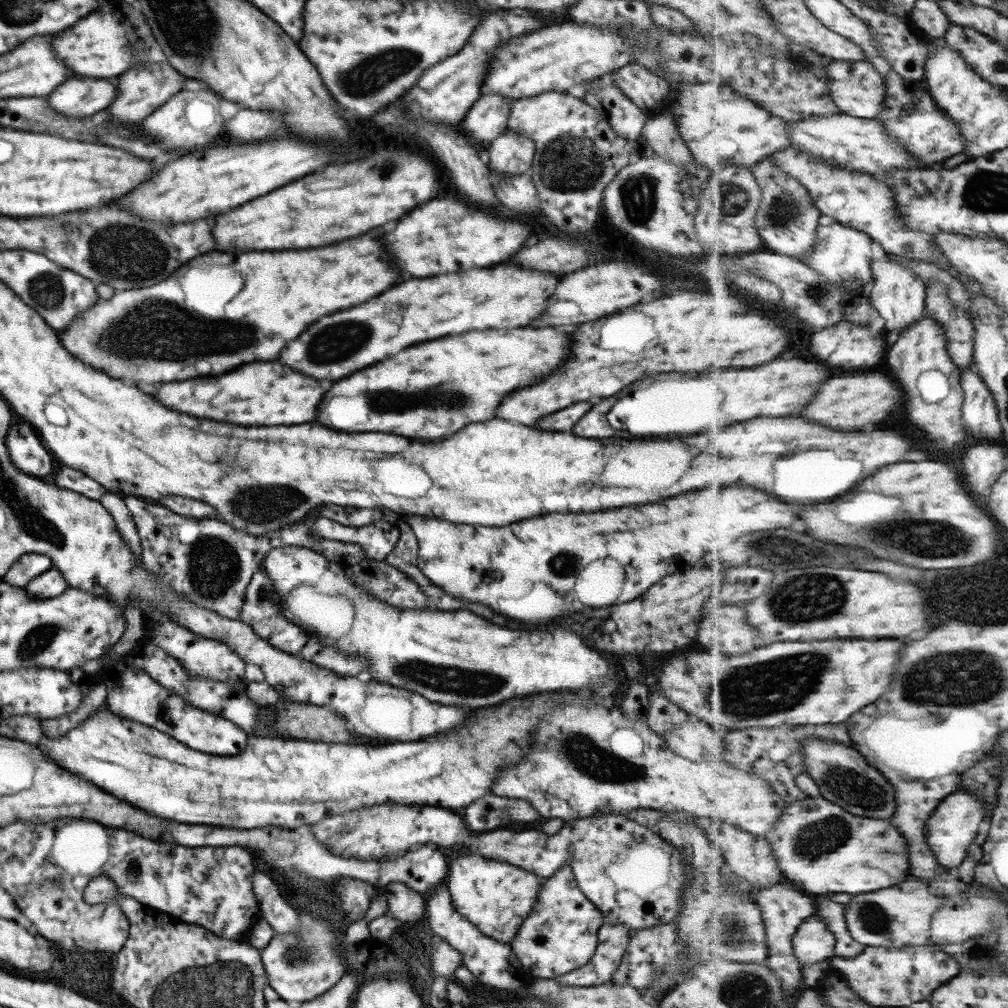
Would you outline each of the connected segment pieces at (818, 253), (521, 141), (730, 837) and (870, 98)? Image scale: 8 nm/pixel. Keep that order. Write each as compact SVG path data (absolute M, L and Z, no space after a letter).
M835 221L829 226L820 224L817 236L817 242L812 253L799 258L807 266L814 267L827 280L843 286L849 292L858 290L861 285L874 280L872 261L877 256L877 253L873 250L873 241L875 240L871 235Z
M505 130L486 144L488 170L498 176L515 176L529 171L534 144L522 134Z
M713 821L714 830L711 836L706 836L709 844L718 849L721 847L726 858L726 866L735 874L747 879L755 889L762 890L781 882L784 874L778 863L777 854L766 839L759 838L757 835L741 830L735 824L729 824L727 821L721 821L722 833L718 833L719 821Z
M837 60L827 66L830 75L830 96L840 108L841 113L855 115L859 118L875 119L887 105L886 79L869 61L844 61Z

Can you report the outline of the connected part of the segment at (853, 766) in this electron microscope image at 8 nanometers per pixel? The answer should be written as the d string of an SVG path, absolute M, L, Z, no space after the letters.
M819 737L806 738L800 746L800 752L807 770L796 778L796 784L809 796L839 800L835 804L847 812L867 818L891 819L898 810L898 796L895 800L895 788L889 784L890 780L878 768L871 766L853 746Z

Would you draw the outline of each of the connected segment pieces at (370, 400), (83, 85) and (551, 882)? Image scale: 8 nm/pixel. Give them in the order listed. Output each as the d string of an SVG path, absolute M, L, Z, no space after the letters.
M553 328L483 330L423 342L423 346L393 354L383 366L375 364L355 372L353 378L347 376L339 384L335 382L323 394L323 420L315 414L315 422L341 432L385 432L395 436L413 436L425 422L433 422L447 428L448 437L469 422L491 420L503 396L551 374L567 358L567 344L569 336Z
M69 78L58 84L47 96L51 108L71 118L85 118L103 108L115 99L116 79Z
M567 863L555 874L543 878L531 912L508 944L530 980L561 979L561 976L587 964L593 956L598 928L603 922L599 909L585 898L576 881Z

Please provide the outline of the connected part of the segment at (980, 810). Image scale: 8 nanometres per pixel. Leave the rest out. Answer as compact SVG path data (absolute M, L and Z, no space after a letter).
M973 792L949 795L949 798L933 811L932 817L926 824L925 832L929 839L930 849L943 867L956 871L958 866L966 860L970 847L975 844L979 829L982 828L982 822L990 818L987 803L983 803L983 799L979 799L978 794L973 794Z

